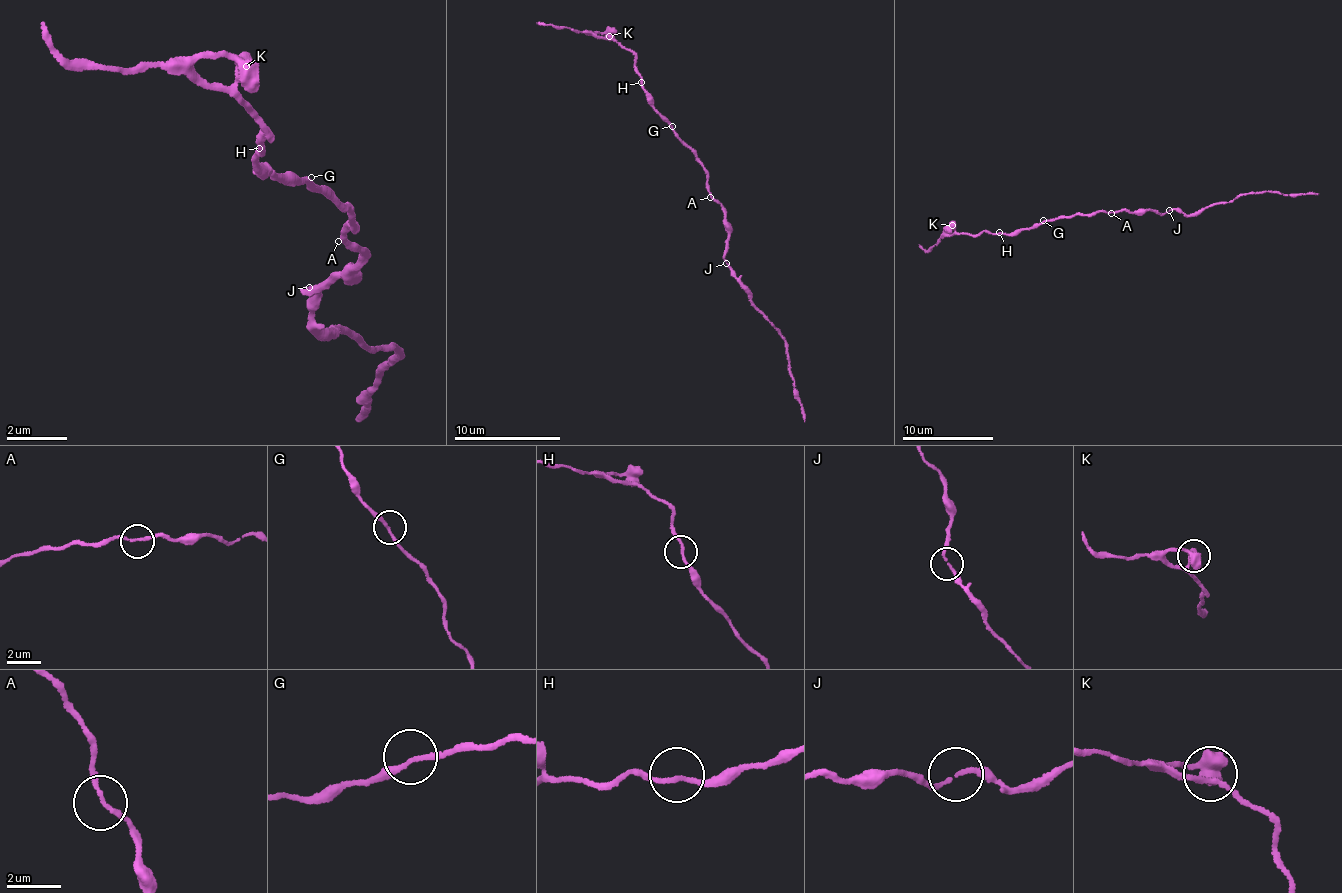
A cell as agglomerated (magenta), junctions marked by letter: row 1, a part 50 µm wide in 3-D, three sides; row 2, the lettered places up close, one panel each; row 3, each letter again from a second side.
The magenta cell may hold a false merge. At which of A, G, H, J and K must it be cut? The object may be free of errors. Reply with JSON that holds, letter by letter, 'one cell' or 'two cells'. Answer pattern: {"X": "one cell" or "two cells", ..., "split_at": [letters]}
{"A": "one cell", "G": "one cell", "H": "one cell", "J": "one cell", "K": "one cell", "split_at": []}

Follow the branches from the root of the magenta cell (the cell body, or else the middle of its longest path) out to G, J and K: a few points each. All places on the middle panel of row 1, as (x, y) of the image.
G: (708, 186), (706, 170), (676, 135), (672, 126)
J: (708, 186), (724, 212), (728, 234), (725, 263)
K: (708, 186), (706, 170), (649, 99), (642, 76), (636, 71), (634, 54), (610, 35)

